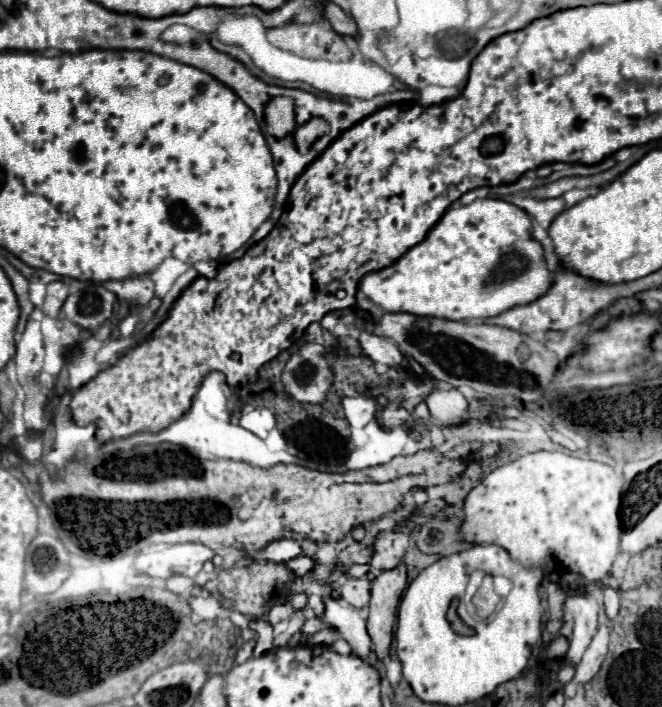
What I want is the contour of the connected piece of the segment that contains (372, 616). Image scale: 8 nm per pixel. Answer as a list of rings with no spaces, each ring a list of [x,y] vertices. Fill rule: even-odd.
[[[400,562],[392,570],[380,572],[372,580],[372,596],[370,596],[370,614],[368,614],[368,634],[374,644],[374,652],[378,658],[384,658],[390,652],[390,644],[394,638],[396,610],[402,598],[404,588],[408,586],[406,564]]]

